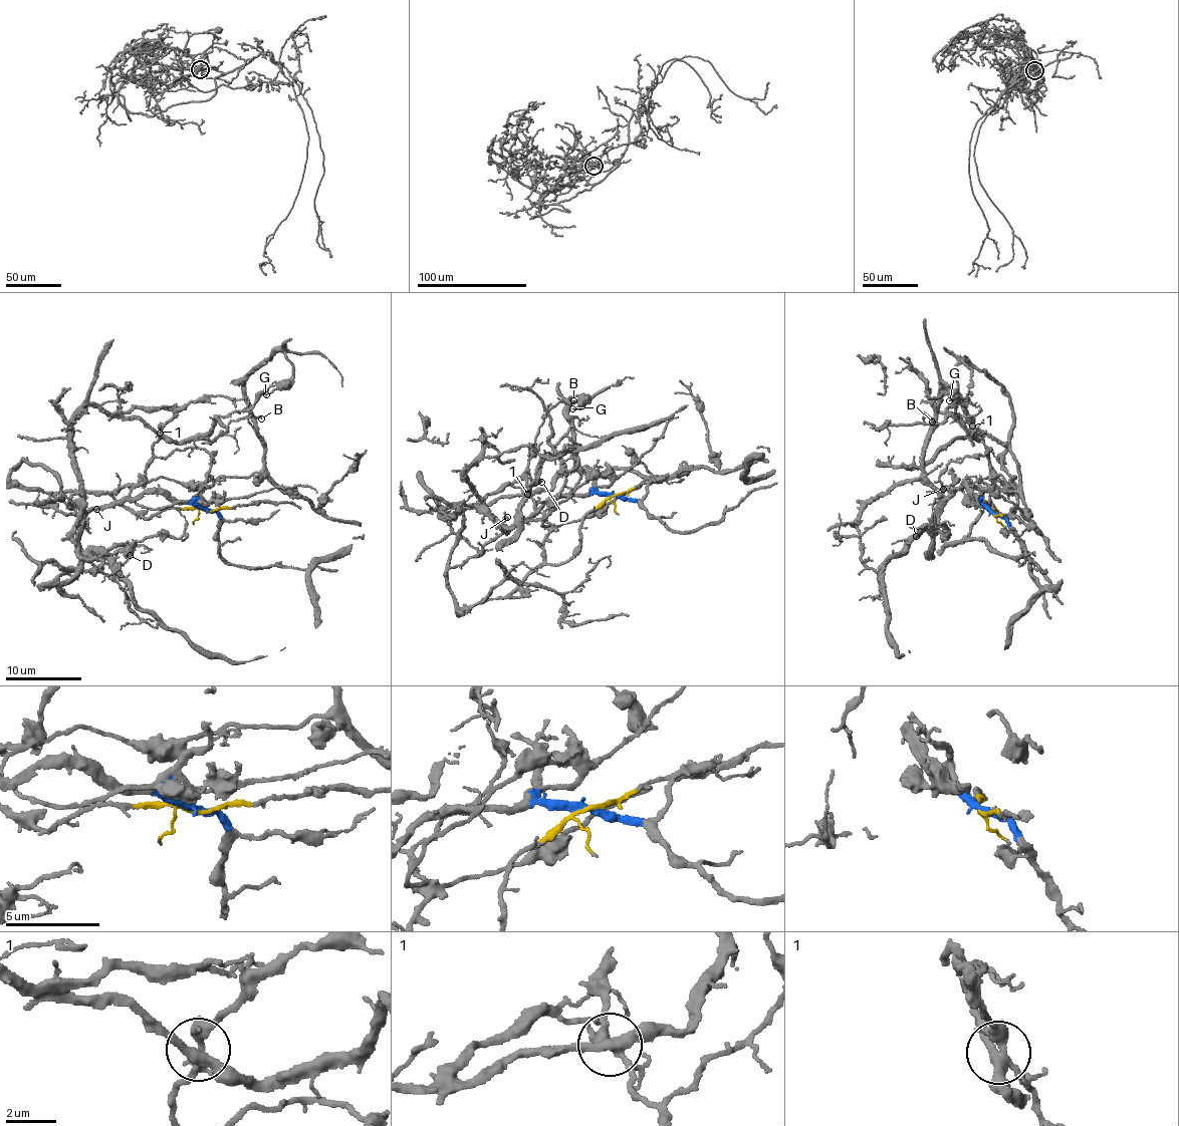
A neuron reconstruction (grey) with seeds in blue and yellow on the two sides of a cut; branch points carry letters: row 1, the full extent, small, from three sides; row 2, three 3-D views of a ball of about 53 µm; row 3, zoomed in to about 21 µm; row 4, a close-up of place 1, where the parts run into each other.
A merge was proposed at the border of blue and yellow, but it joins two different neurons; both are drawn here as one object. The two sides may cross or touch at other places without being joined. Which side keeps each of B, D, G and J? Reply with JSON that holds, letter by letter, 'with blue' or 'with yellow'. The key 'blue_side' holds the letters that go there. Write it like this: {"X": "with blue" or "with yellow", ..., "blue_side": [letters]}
{"B": "with blue", "D": "with blue", "G": "with yellow", "J": "with blue", "blue_side": ["B", "D", "J"]}

